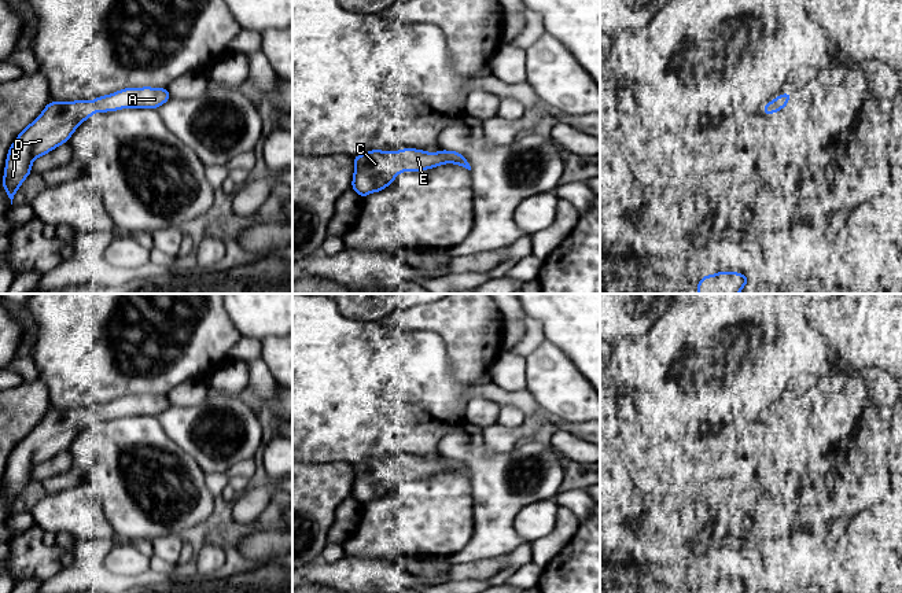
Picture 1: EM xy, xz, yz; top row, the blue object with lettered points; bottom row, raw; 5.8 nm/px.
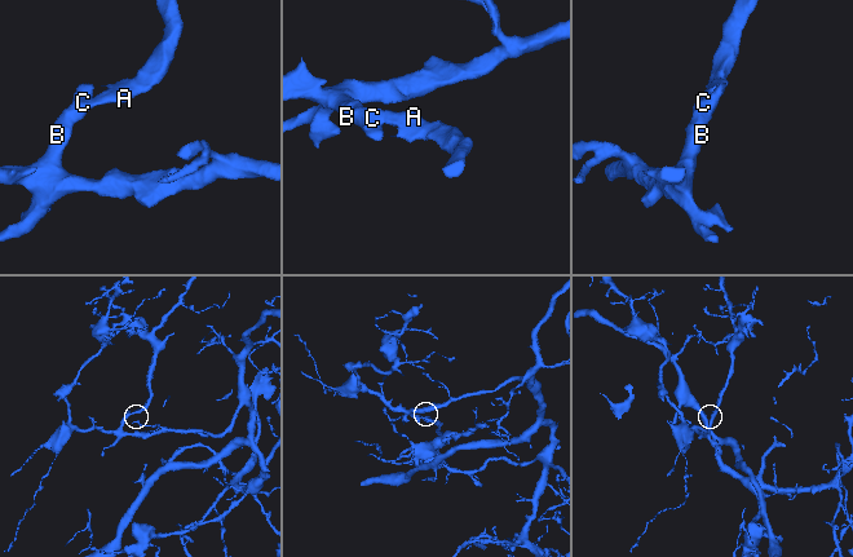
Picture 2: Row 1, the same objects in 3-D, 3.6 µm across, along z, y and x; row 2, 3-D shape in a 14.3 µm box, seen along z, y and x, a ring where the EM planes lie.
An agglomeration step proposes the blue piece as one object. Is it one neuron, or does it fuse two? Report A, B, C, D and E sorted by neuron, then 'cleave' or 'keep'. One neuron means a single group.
groups A B C D E; keep

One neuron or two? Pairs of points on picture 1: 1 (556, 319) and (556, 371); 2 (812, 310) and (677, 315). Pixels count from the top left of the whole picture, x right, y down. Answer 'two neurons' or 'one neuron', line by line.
1: two neurons
2: two neurons

